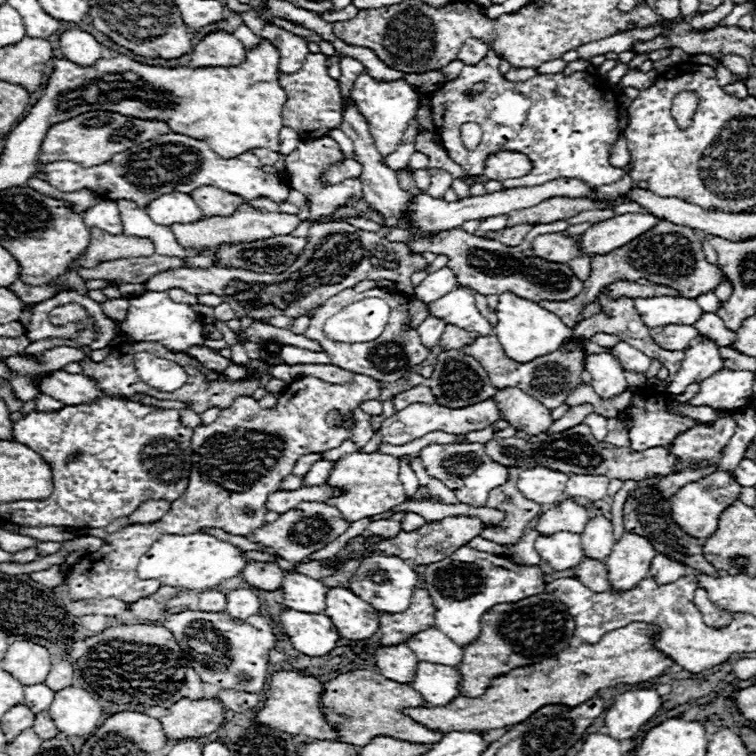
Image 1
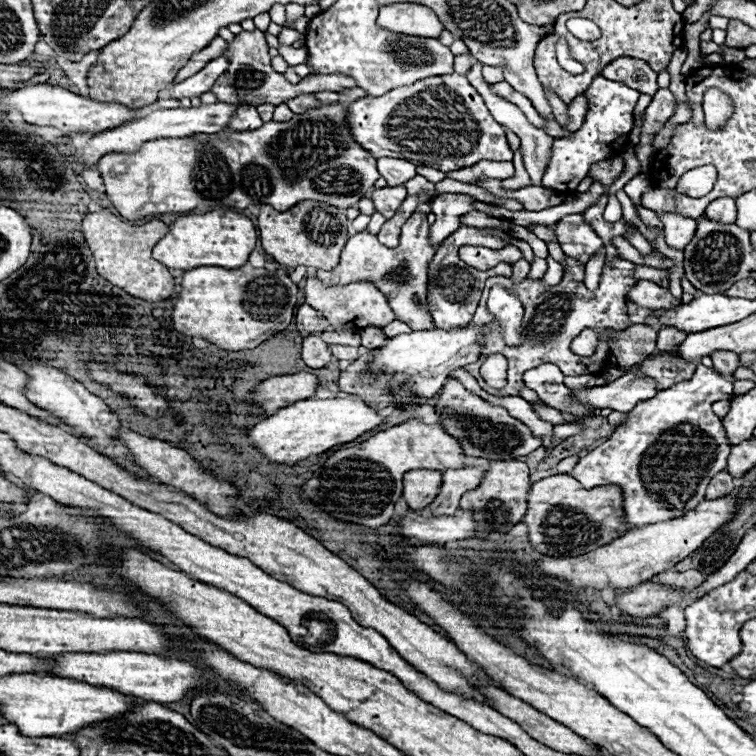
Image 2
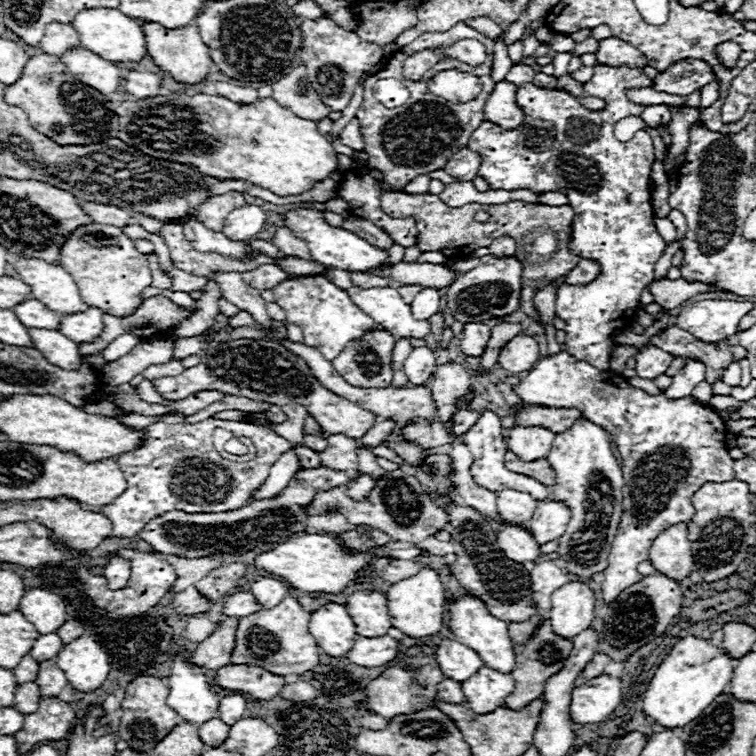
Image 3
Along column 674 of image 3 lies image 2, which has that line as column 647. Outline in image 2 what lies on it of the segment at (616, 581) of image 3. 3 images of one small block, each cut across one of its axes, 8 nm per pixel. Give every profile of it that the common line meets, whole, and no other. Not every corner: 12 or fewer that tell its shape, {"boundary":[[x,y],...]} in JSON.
{"boundary":[[732,374],[636,404],[572,470],[624,492],[644,526],[704,500],[732,444],[716,400]]}

